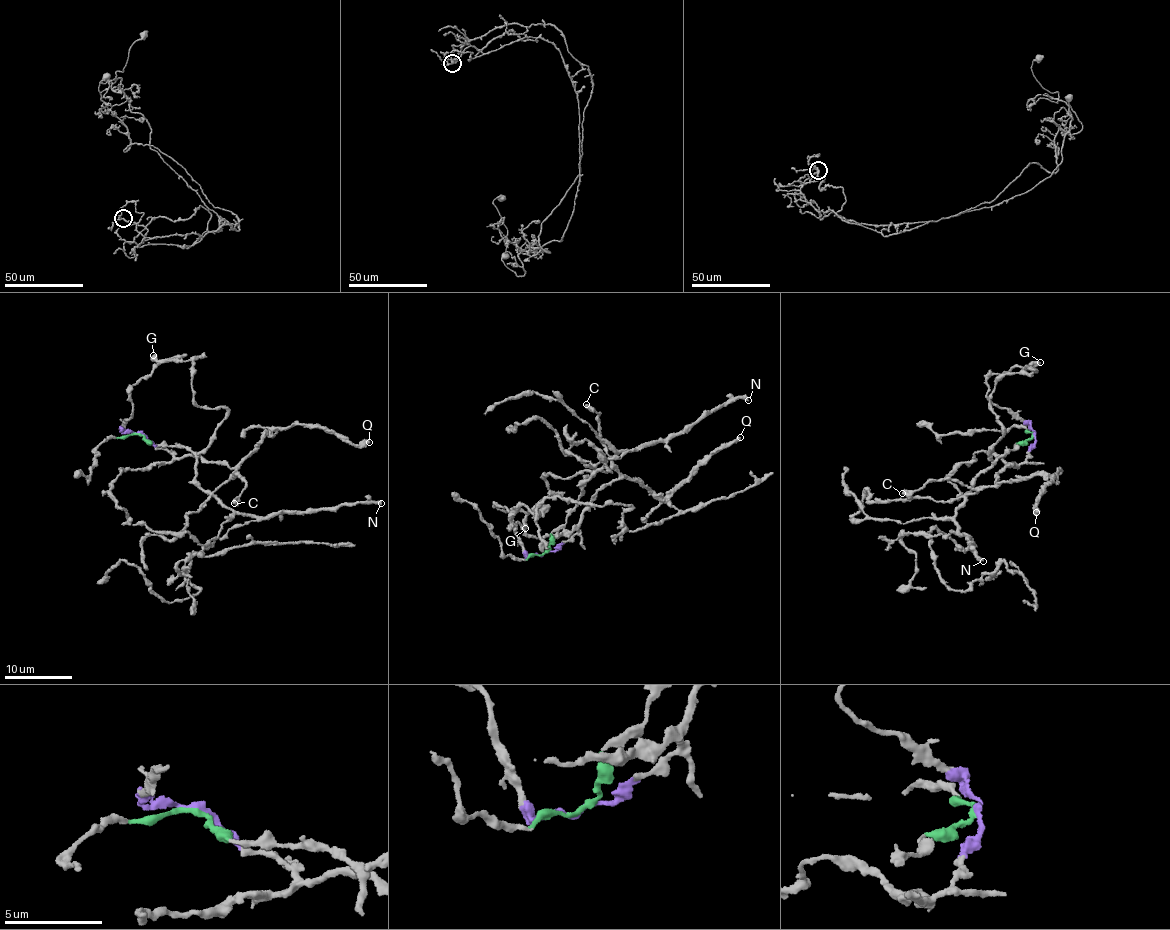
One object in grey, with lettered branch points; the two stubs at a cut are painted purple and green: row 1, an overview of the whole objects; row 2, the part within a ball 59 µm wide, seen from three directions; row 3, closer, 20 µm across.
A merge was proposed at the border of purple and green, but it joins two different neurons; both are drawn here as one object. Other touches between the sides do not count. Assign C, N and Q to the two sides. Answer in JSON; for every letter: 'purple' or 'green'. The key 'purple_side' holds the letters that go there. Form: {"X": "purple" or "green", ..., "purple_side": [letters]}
{"C": "purple", "N": "green", "Q": "purple", "purple_side": ["C", "Q"]}

